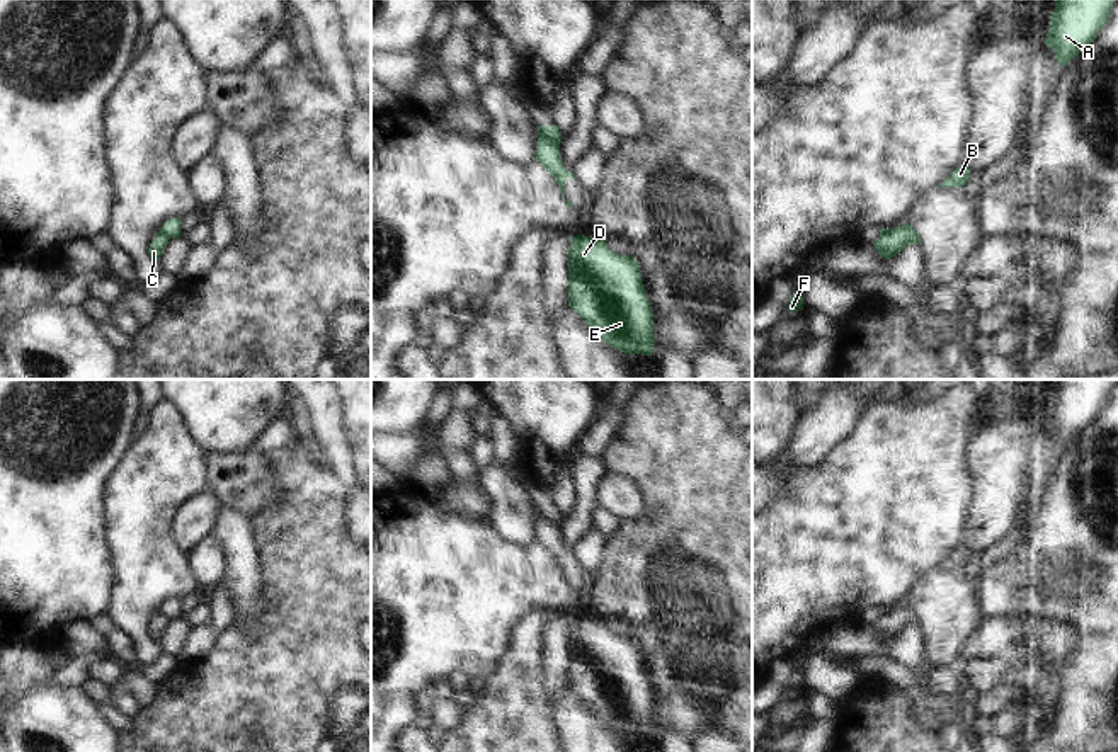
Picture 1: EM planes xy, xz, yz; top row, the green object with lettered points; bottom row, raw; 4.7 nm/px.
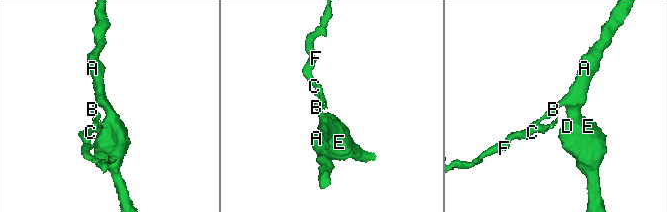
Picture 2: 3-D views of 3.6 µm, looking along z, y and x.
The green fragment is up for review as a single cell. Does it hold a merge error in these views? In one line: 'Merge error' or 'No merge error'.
Merge error

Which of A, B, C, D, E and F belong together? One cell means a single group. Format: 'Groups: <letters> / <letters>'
Groups: A B D E / C F

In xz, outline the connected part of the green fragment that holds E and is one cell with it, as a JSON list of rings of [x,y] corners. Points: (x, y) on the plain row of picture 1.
[[[575,616],[568,628],[568,687],[602,723],[625,735],[653,732],[653,696],[633,636],[609,631],[606,618]]]

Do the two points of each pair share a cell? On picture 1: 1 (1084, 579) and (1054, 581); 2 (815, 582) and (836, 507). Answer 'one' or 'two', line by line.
1: one
2: one

